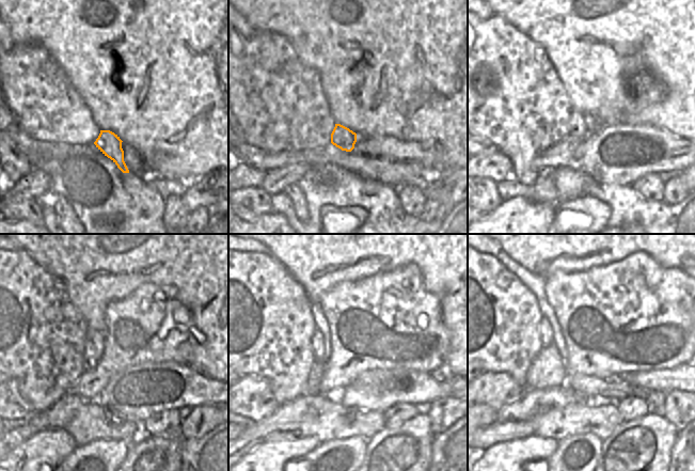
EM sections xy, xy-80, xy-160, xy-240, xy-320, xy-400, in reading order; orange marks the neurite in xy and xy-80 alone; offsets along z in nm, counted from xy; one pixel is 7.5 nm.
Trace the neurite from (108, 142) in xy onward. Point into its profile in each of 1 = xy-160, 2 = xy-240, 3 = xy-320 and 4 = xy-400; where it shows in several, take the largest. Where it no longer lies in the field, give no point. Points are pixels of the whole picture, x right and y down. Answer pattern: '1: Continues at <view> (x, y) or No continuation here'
1: Continues at xy-160 (577, 126)
2: Continues at xy-240 (93, 351)
3: Continues at xy-320 (317, 340)
4: Continues at xy-400 (546, 331).

